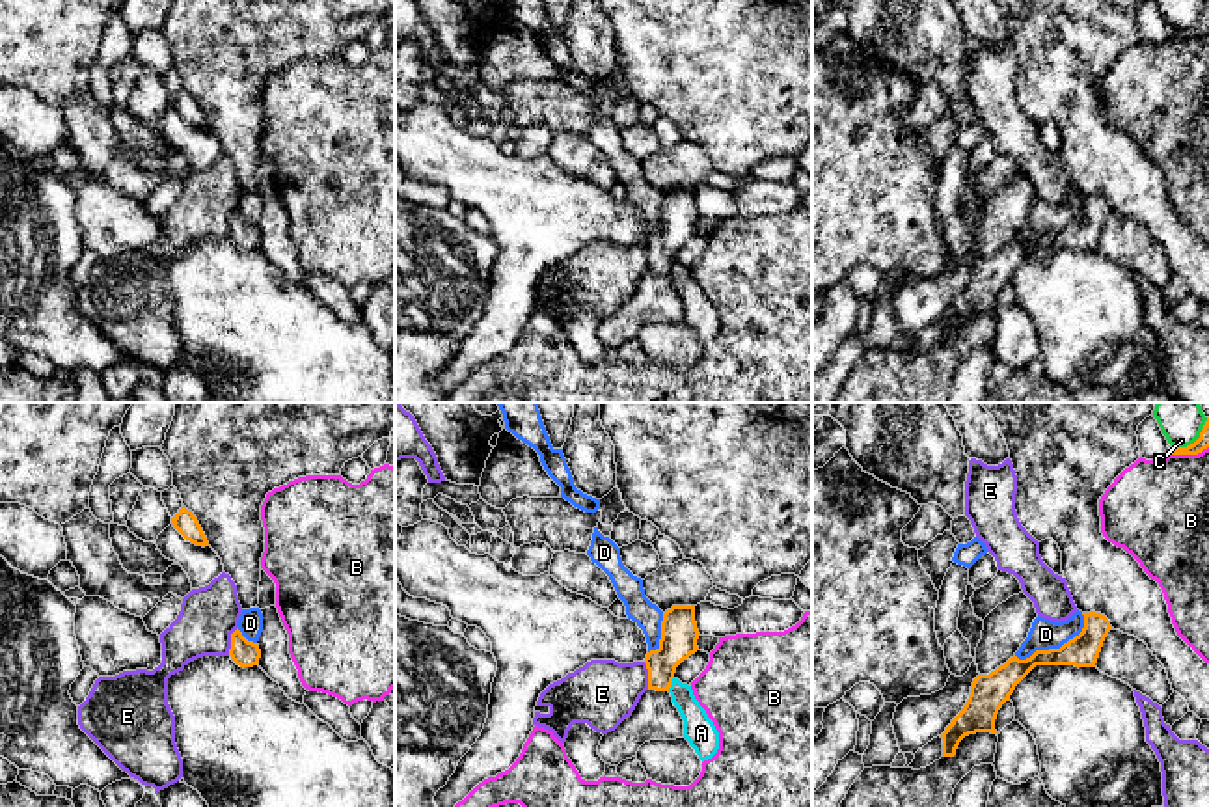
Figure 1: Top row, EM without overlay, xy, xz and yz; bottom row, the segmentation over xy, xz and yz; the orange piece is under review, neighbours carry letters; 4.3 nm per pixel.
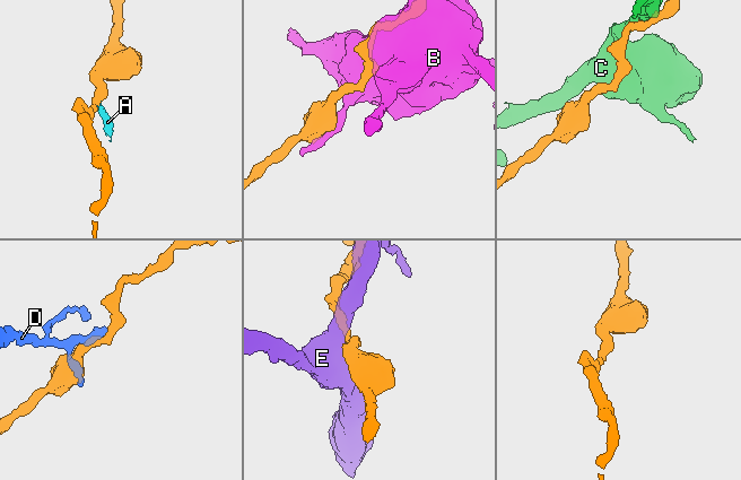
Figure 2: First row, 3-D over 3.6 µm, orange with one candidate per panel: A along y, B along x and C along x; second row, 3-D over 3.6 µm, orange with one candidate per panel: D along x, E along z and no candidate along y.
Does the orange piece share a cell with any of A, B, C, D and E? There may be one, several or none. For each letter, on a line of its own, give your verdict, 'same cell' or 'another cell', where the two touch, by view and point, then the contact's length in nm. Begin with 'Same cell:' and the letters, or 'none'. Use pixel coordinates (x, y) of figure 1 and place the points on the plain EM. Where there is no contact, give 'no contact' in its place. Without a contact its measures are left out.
Same cell: none
A: another cell; contact xz (671, 265); length 70 nm
B: another cell; contact yz (1189, 36); length 170 nm
C: another cell; contact yz (1196, 23); length 200 nm
D: another cell; contact yz (1055, 232); length 360 nm
E: another cell; contact xy (231, 224); length 130 nm

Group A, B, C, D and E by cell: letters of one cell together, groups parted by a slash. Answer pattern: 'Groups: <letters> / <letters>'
Groups: A D / B / C / E

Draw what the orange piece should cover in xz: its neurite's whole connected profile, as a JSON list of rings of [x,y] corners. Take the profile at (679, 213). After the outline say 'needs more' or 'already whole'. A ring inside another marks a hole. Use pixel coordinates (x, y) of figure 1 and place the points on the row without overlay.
[[[672,188],[663,196],[661,222],[645,240],[648,272],[669,274],[676,250],[699,233],[695,188]]] | already whole

